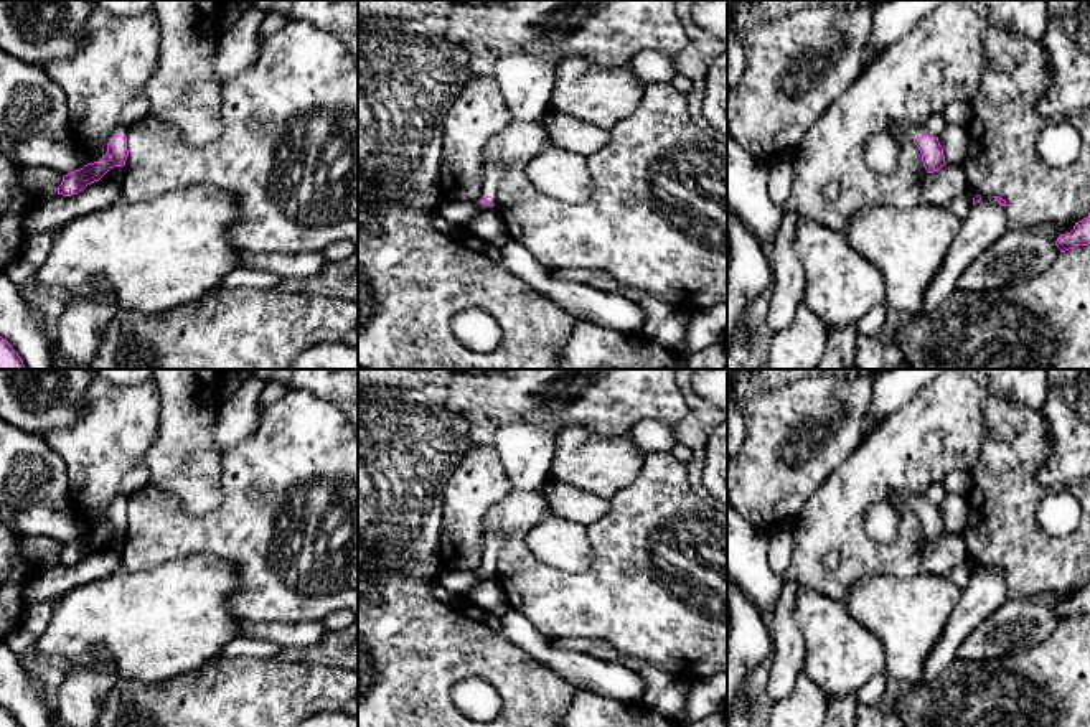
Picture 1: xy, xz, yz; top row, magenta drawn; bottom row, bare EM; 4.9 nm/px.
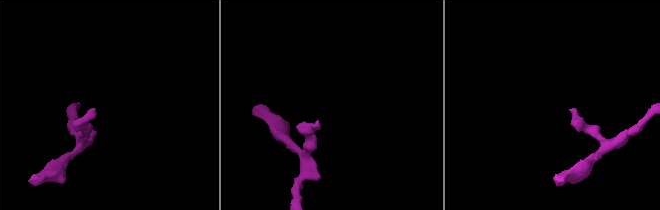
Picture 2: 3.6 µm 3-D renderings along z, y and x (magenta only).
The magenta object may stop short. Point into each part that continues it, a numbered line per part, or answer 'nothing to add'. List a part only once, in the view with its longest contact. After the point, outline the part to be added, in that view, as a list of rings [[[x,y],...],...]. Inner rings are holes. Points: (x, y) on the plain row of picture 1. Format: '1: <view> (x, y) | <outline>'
1: yz (901, 498) | [[[895,493],[890,496],[890,504],[892,506],[909,506],[909,508],[917,508],[925,504],[925,500],[922,496],[917,495],[909,495],[909,493]]]

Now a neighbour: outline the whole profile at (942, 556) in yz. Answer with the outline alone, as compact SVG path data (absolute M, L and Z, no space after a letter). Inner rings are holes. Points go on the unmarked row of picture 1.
M945 532L938 541L923 547L920 570L948 575L966 559L966 546L961 534Z

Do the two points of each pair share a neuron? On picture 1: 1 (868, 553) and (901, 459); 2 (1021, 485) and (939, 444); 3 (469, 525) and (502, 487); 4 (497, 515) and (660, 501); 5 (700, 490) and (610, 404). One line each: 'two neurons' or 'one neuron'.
1: one neuron
2: two neurons
3: one neuron
4: one neuron
5: two neurons

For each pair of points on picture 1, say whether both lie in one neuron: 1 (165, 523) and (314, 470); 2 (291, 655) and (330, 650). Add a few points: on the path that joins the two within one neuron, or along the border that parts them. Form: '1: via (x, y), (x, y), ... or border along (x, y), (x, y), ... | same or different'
1: via (202, 528), (256, 528), (277, 506) | same
2: via (300, 655), (320, 653) | same

